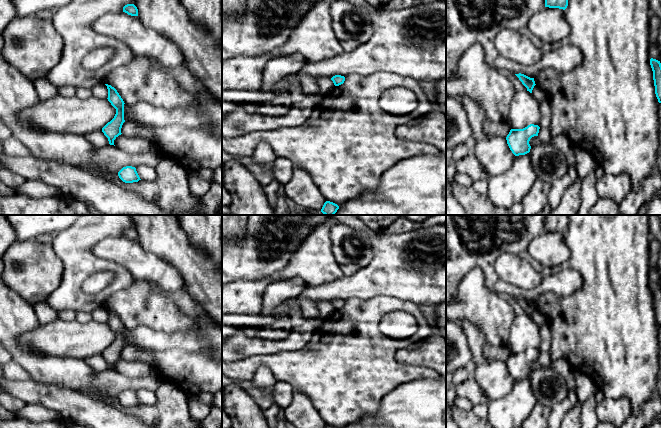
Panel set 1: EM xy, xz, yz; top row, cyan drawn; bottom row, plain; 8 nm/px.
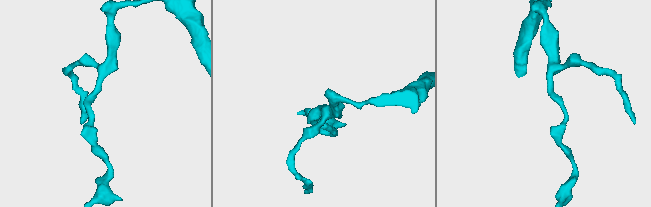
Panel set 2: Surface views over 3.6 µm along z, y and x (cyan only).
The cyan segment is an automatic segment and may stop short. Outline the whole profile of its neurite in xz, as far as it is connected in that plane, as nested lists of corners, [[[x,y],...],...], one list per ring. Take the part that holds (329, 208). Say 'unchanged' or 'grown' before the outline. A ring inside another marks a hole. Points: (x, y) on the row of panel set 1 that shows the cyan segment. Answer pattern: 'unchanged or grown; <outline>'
unchanged; [[[326,201],[321,209],[321,212],[324,215],[334,215],[338,209],[339,206],[337,204],[330,201]]]

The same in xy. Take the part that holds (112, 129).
unchanged; [[[105,84],[108,89],[108,101],[116,109],[114,118],[108,122],[103,128],[102,132],[108,138],[109,144],[114,145],[114,140],[121,135],[121,128],[124,120],[124,101],[117,92],[117,90],[111,85]]]

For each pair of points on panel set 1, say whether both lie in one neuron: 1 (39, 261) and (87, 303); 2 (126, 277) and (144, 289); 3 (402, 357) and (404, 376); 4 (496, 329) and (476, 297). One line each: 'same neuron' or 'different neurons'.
1: different neurons
2: different neurons
3: different neurons
4: same neuron

